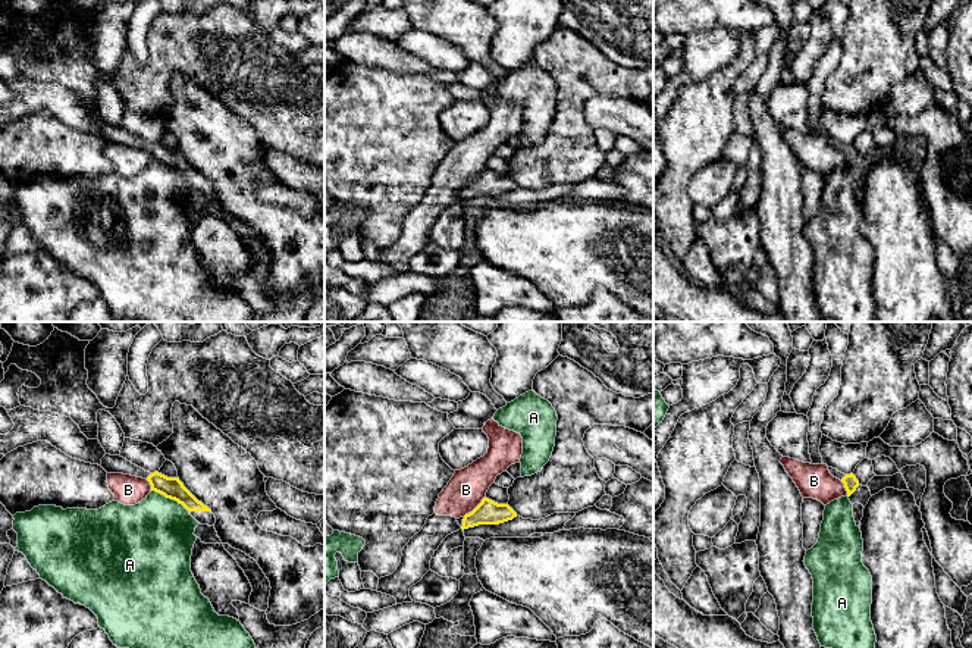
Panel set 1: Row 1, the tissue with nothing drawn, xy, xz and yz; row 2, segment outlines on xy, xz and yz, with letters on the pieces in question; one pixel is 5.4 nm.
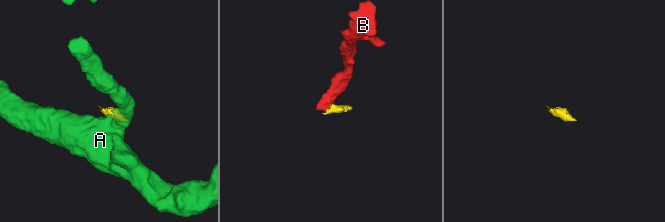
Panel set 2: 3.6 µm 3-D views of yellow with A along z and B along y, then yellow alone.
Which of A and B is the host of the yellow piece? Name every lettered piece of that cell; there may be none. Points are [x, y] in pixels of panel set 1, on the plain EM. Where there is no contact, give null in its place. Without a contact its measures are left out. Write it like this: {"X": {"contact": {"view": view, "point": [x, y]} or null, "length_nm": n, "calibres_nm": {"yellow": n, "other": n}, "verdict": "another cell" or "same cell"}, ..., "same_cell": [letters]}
{"A": {"contact": {"view": "xy", "point": [171, 169]}, "length_nm": 240, "calibres_nm": {"yellow": 120, "other": 440}, "verdict": "another cell"}, "B": {"contact": {"view": "xz", "point": [476, 178]}, "length_nm": 170, "calibres_nm": {"yellow": 140, "other": 200}, "verdict": "another cell"}, "same_cell": []}

